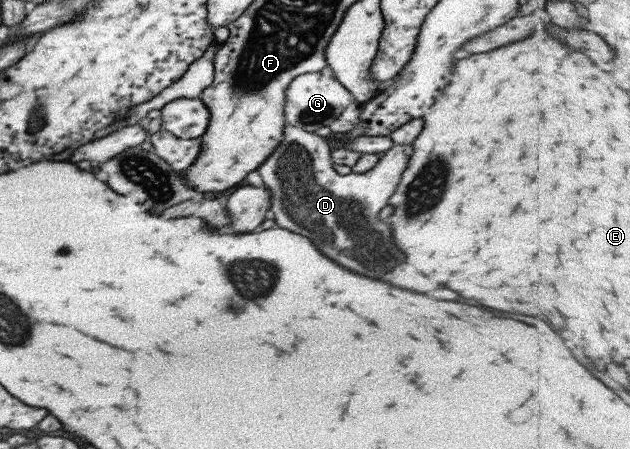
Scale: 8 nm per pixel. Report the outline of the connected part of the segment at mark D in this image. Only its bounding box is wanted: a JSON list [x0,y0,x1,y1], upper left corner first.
[258,126,415,289]

